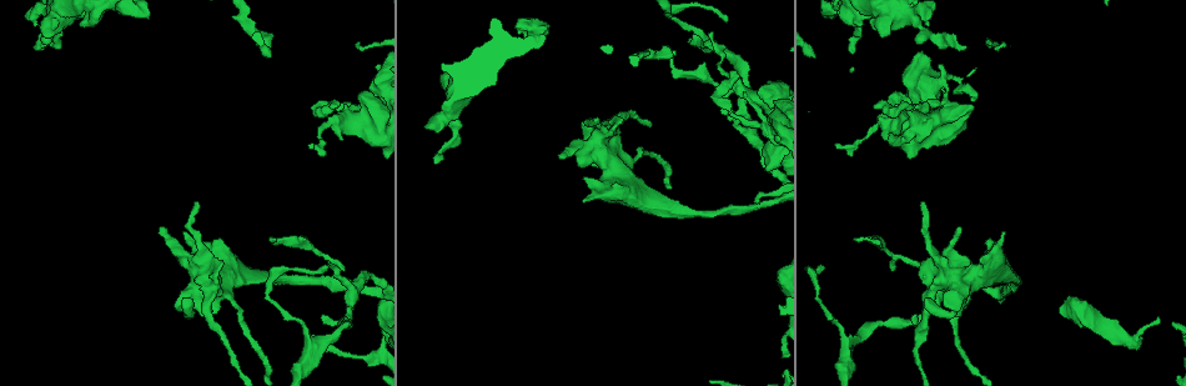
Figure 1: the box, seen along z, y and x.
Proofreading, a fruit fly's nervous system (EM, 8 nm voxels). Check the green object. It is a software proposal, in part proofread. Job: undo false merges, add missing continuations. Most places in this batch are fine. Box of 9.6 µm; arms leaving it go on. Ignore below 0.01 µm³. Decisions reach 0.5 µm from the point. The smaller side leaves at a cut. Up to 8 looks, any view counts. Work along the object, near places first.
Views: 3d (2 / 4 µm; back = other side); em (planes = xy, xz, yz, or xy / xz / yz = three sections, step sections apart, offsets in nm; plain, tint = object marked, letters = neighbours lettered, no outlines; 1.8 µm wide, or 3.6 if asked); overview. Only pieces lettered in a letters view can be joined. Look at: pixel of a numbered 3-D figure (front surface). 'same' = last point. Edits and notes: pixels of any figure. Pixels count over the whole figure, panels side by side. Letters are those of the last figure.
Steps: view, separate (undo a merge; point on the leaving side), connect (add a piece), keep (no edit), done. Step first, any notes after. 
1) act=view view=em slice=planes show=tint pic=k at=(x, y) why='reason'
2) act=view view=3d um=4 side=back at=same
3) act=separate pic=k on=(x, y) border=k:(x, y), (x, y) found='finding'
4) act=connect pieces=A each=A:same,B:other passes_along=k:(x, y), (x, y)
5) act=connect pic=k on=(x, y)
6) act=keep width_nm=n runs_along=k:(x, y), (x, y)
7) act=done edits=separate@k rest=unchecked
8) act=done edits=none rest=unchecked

act=view view=em slice=planes show=letters pic=1 at=(314, 346) why='sharp bend'

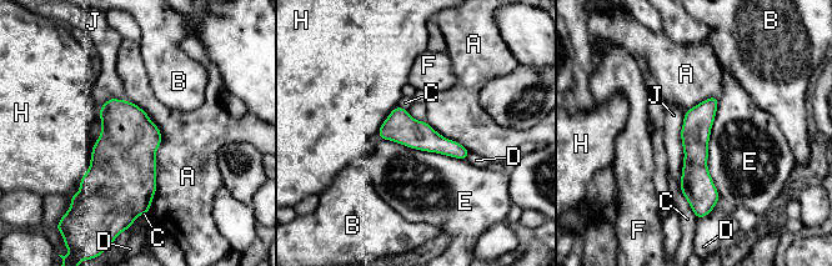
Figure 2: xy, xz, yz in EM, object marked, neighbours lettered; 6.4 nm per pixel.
act=keep width_nm=190 each=A:other,B:other,C:other,D:other,E:other,F:other,H:other,J:other border=2:(717, 98), (707, 171), (720, 197) found='continuous, no second neuron'

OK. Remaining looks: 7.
act=view view=em um=3.6 slice=planes show=letters pic=1 at=(904, 15) why='thick turns thin'

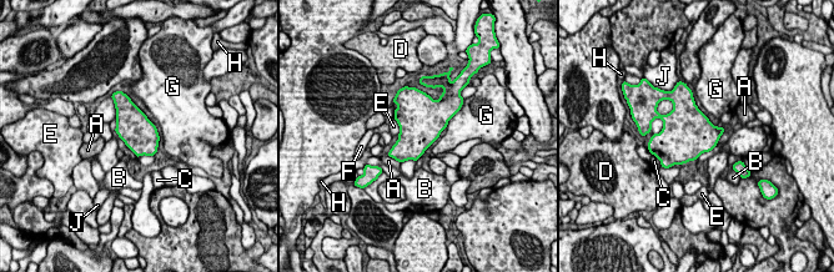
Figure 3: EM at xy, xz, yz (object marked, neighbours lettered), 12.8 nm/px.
act=keep width_nm=460 each=A:other,B:other,C:other,D:other,E:other,F:other,G:other,H:other,J:other border=3:(456, 114), (445, 127) found='continuous, no second neuron'

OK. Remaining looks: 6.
act=view view=3d um=2 pic=1 at=(341, 122) why='small branch off a trunk'

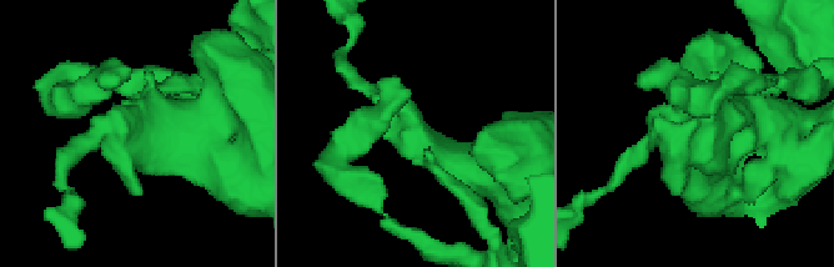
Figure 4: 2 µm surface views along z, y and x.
act=view view=em slice=planes show=letters pic=4 at=(421, 138)

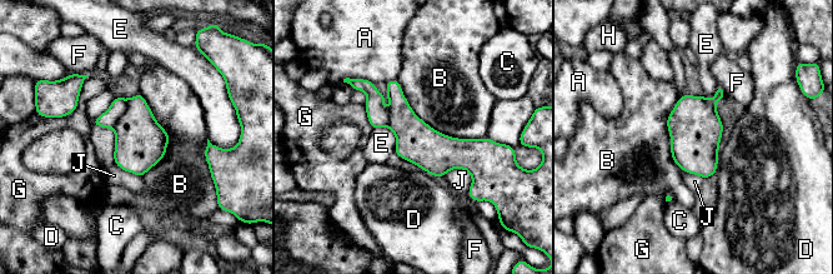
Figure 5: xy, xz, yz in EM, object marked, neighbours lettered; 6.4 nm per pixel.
act=separate pic=5 on=(108, 119) each=A:other,B:other,C:other,D:other,E:other,F:other,G:other,H:other,J:other found='a second neuron is stuck on'

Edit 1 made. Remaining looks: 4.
act=done edits=separate@5 rest=unchecked

